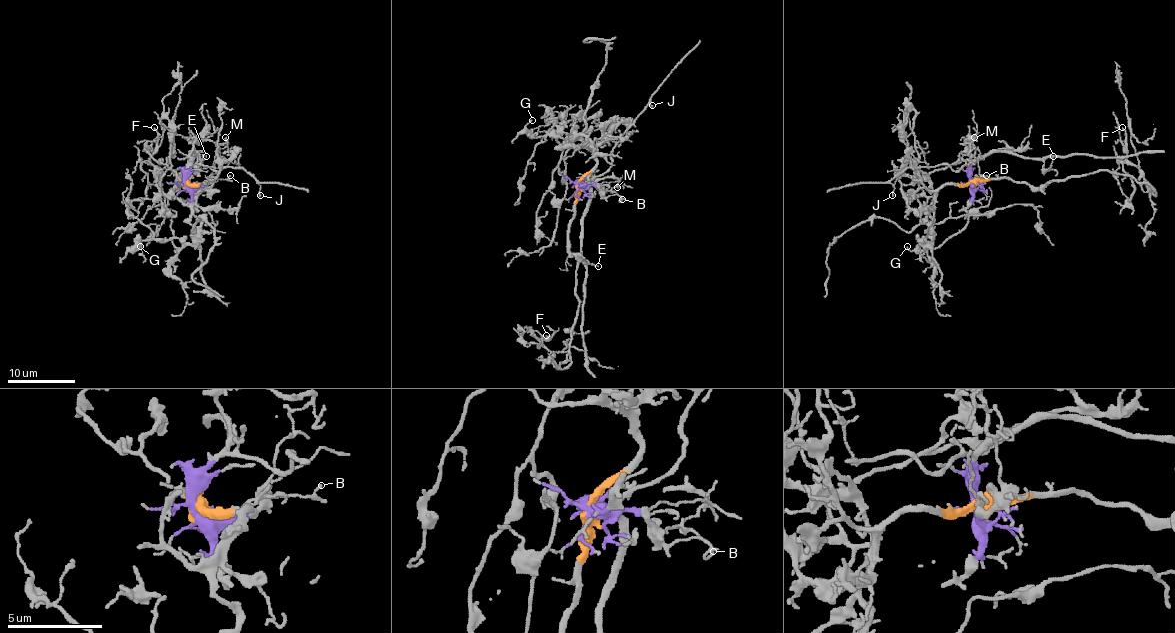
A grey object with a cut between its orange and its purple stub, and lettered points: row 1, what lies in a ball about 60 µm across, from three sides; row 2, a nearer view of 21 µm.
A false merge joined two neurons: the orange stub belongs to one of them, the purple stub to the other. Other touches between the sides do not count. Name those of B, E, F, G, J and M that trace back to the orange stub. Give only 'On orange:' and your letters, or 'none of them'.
On orange: F, G

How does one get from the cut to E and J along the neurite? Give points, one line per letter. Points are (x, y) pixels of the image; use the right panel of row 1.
E: (972, 184), (970, 167), (993, 152), (1039, 157), (1047, 169), (1054, 155)
J: (972, 184), (968, 164), (955, 171), (946, 164), (906, 167), (891, 181), (894, 186), (893, 196)

